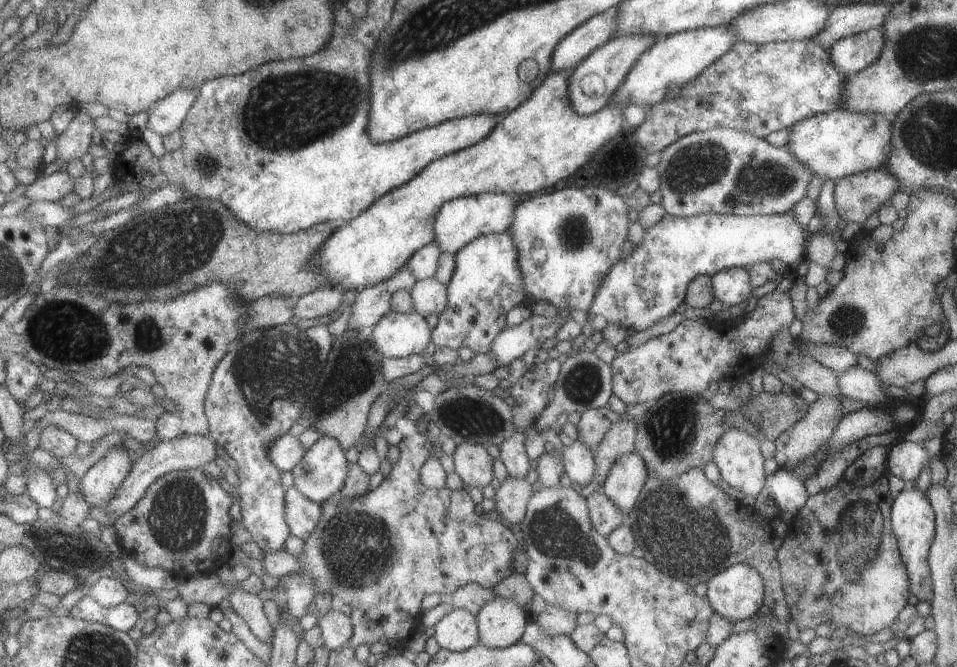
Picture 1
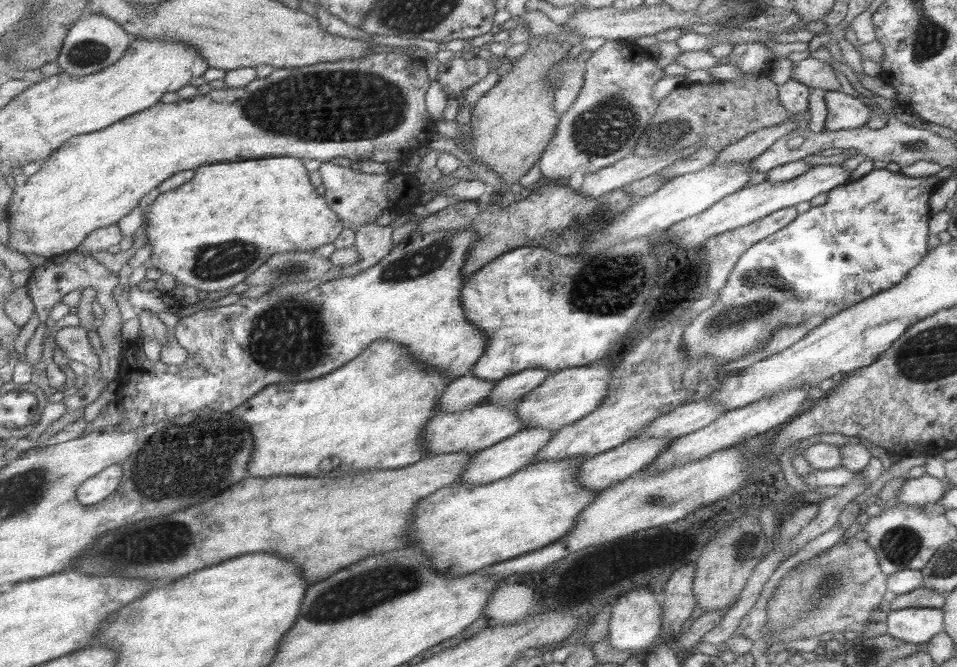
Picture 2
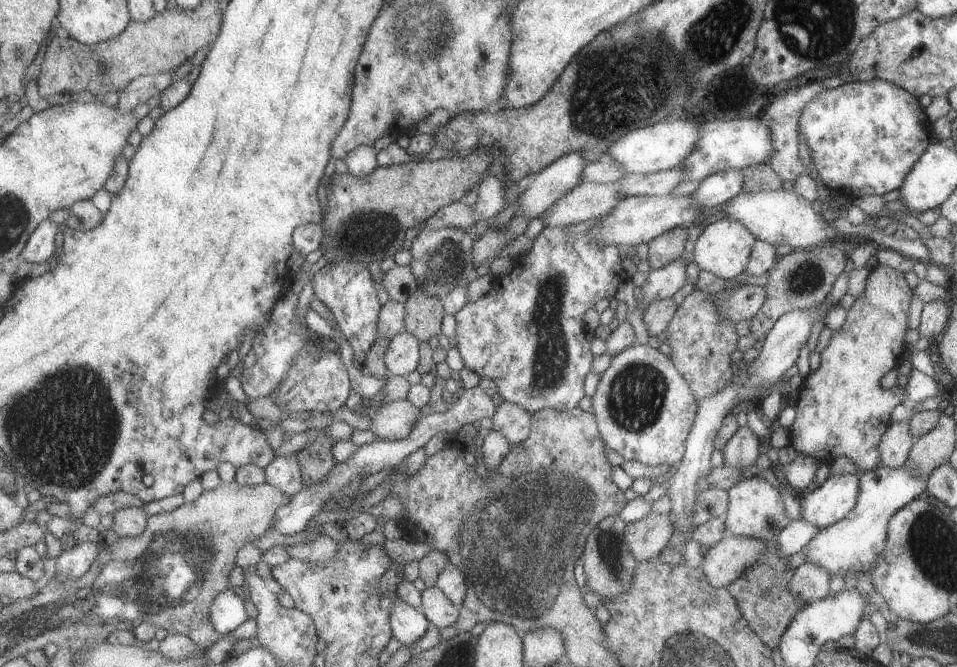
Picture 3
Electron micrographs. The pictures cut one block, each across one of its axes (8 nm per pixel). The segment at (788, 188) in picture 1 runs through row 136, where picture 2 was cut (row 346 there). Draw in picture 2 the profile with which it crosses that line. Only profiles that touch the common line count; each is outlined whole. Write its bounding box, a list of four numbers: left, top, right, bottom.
[682,169,940,362]

